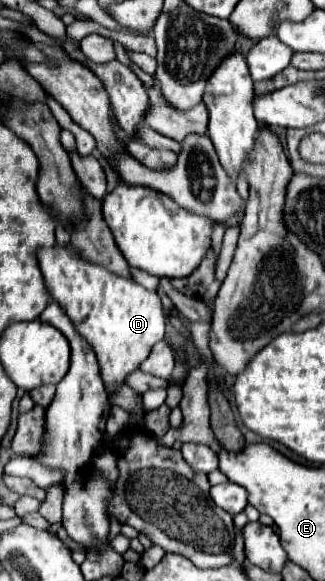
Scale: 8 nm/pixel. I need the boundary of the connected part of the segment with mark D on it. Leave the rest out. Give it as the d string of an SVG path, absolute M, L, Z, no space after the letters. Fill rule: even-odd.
M42 248L38 250L38 260L46 292L64 308L74 330L92 346L104 386L110 392L116 392L118 386L140 368L140 362L148 358L152 346L164 340L166 318L160 296L138 286L134 280L80 260L70 248Z

